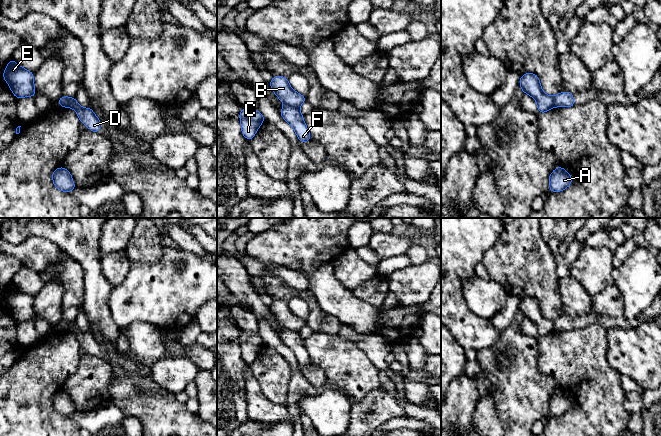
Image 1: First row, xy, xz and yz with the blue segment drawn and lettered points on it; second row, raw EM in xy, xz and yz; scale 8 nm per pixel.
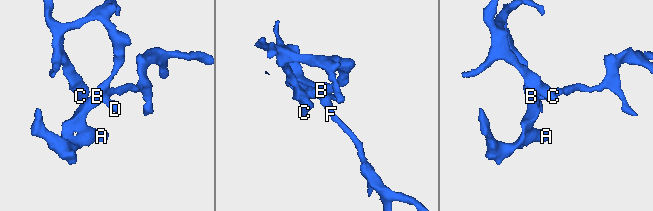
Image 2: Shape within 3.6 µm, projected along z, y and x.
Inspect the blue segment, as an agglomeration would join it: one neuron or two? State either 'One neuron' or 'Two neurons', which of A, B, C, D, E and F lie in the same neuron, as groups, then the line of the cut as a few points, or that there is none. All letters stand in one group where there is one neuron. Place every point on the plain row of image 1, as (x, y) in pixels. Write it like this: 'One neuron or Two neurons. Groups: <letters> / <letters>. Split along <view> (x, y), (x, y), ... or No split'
Two neurons. Groups: A B C D E / F. Split along xz (284, 328), (298, 332)

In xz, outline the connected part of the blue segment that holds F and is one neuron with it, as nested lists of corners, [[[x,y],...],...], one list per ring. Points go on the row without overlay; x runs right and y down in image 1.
[[[284,329],[280,334],[280,338],[283,343],[292,350],[299,365],[307,367],[310,364],[311,359],[303,344],[303,338],[300,336],[299,332]]]

